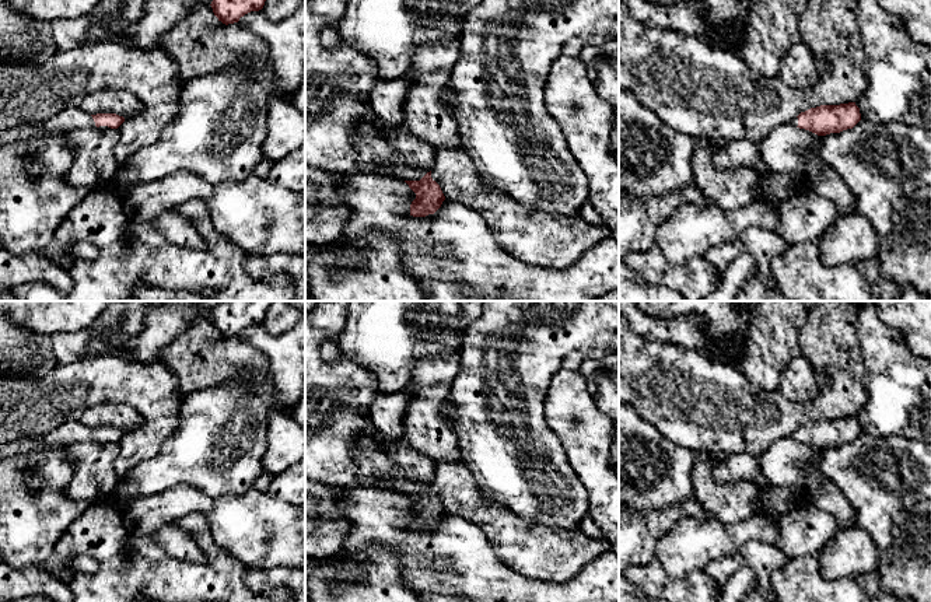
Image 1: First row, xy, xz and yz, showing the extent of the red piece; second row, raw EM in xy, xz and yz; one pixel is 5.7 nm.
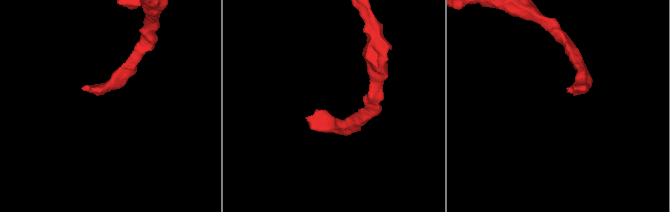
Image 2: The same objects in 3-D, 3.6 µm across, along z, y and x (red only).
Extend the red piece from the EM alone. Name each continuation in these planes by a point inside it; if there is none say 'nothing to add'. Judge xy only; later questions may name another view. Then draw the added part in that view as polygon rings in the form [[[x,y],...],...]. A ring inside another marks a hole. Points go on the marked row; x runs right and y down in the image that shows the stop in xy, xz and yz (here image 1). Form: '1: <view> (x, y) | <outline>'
1: xy (72, 118) | [[[67,106],[49,118],[43,130],[48,133],[69,133],[77,129],[95,126],[92,116],[80,106]]]

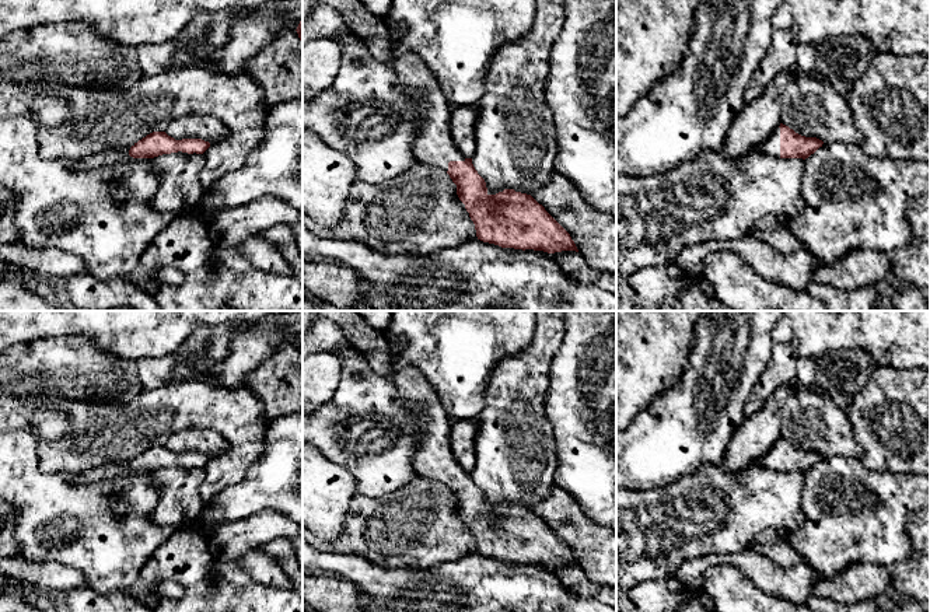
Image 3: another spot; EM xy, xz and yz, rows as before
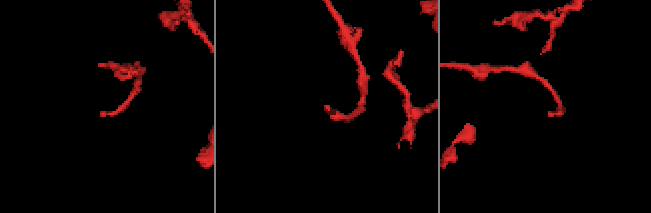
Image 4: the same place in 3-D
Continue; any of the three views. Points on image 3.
1: yz (771, 147) | [[[776,127],[769,139],[758,144],[754,151],[770,157],[780,157],[780,127]]]

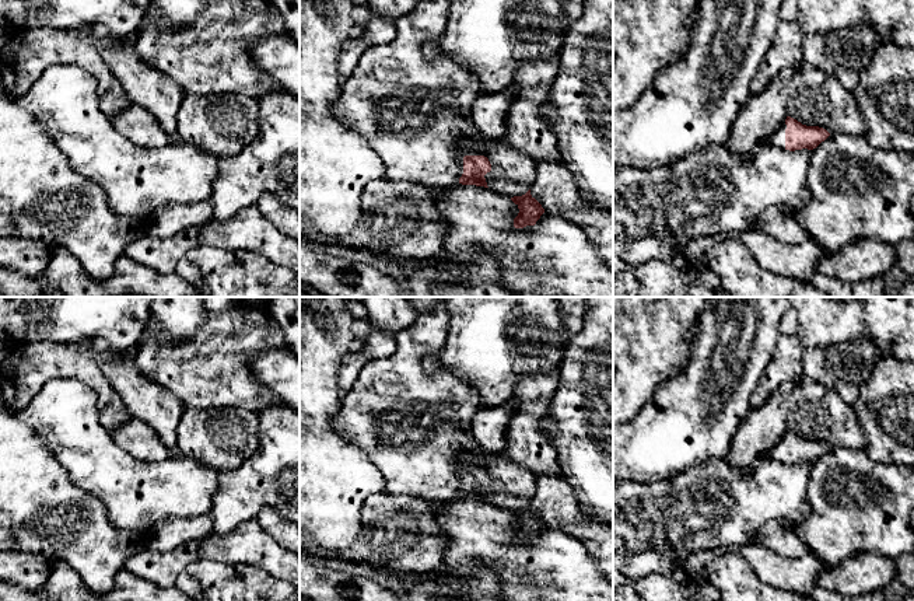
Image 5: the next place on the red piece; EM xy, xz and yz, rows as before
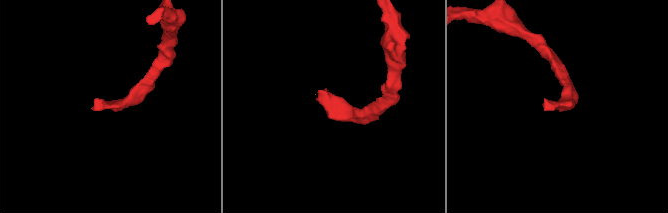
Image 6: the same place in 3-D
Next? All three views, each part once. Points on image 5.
1: xz (463, 147) | [[[459,139],[455,147],[455,157],[460,167],[460,175],[463,174],[463,157],[465,156],[483,156],[479,150],[474,148],[469,139]]]

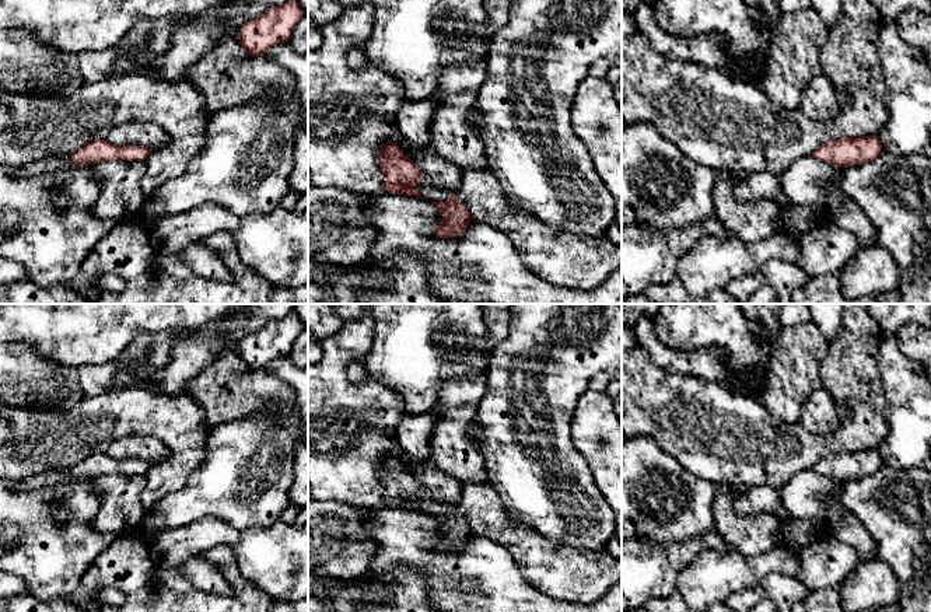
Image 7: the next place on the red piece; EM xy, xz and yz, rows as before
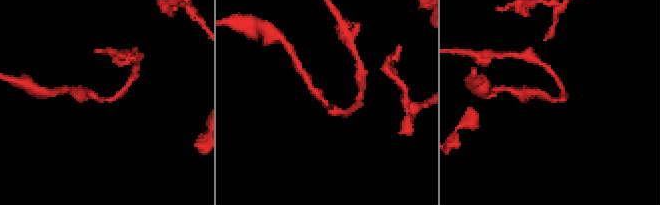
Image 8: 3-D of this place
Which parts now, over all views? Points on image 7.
nothing to add

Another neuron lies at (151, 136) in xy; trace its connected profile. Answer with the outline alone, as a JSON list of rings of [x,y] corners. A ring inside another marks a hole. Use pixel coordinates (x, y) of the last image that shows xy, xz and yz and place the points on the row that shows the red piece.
[[[130,120],[113,126],[109,130],[106,140],[116,147],[143,146],[155,151],[169,143],[169,134],[160,125],[143,120]]]

